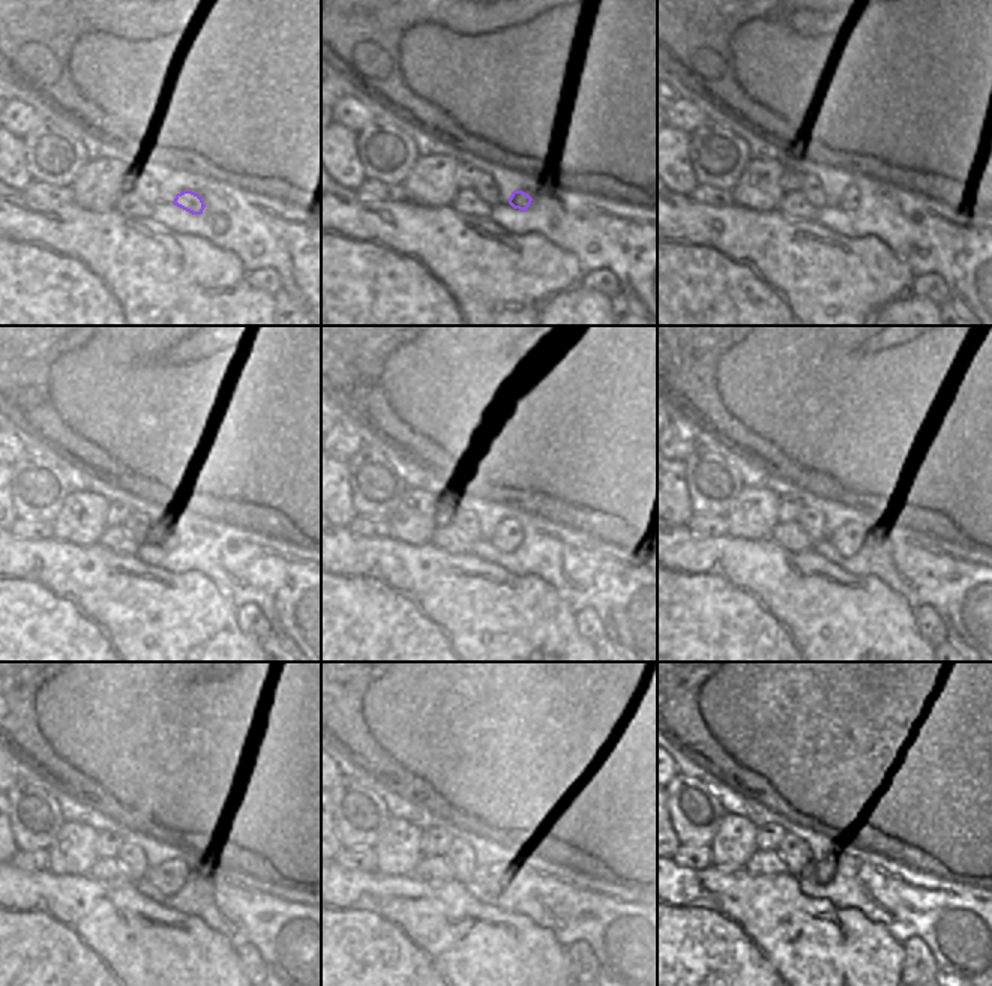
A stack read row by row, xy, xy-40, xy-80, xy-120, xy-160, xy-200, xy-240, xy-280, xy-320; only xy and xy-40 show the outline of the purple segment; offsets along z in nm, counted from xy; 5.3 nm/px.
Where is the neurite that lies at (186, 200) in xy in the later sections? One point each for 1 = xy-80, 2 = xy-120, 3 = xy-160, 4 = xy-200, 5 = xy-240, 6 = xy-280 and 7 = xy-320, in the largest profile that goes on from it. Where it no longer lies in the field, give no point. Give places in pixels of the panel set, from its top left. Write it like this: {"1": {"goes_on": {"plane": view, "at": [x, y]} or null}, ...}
{"1": {"goes_on": {"plane": "xy-80", "at": [850, 197]}}, "2": {"goes_on": {"plane": "xy-120", "at": [173, 536]}}, "3": {"goes_on": {"plane": "xy-160", "at": [508, 535]}}, "4": {"goes_on": {"plane": "xy-200", "at": [844, 539]}}, "5": {"goes_on": {"plane": "xy-240", "at": [171, 877]}}, "6": {"goes_on": {"plane": "xy-280", "at": [503, 877]}}, "7": {"goes_on": {"plane": "xy-320", "at": [805, 877]}}}

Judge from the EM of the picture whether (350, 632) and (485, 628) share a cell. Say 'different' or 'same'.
same

